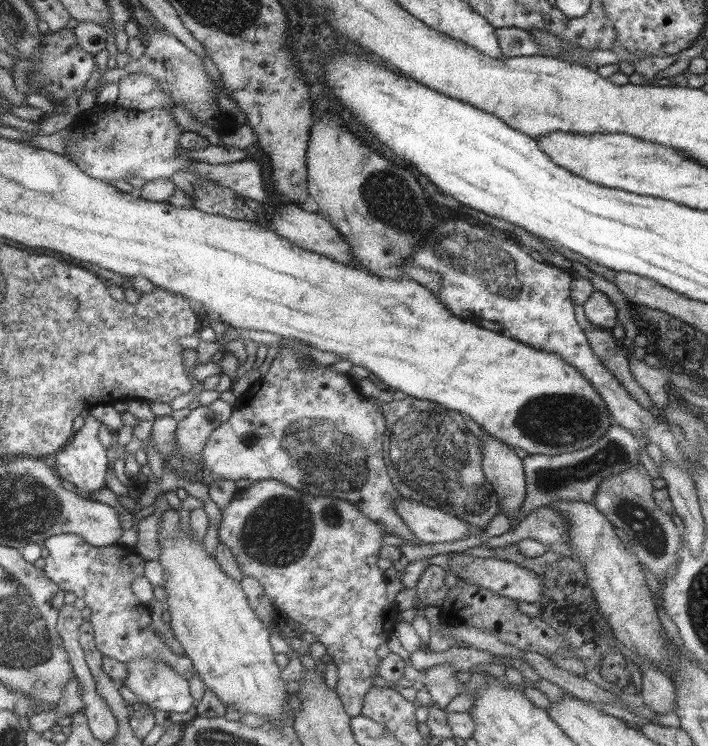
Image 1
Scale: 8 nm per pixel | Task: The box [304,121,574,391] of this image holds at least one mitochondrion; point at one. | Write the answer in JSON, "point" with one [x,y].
{"point":[468,256]}

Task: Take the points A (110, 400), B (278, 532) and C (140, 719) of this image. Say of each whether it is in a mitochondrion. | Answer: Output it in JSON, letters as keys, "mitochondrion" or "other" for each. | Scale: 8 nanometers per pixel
{"A":"other","B":"mitochondrion","C":"other"}

